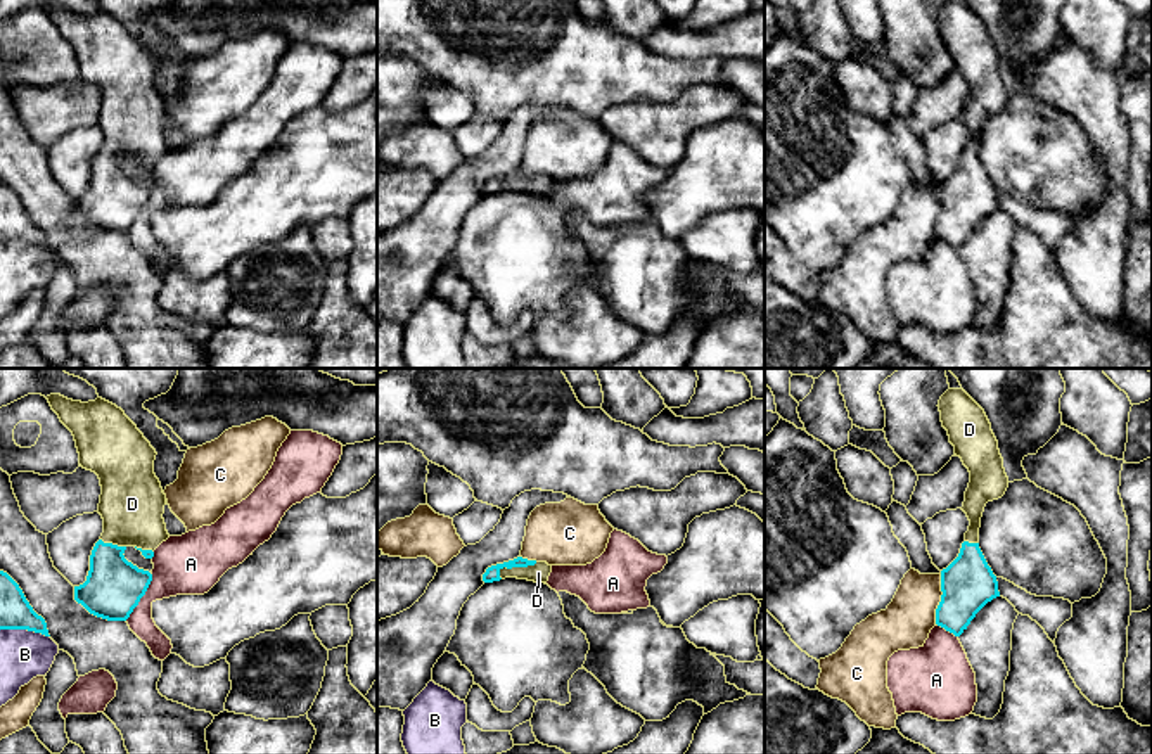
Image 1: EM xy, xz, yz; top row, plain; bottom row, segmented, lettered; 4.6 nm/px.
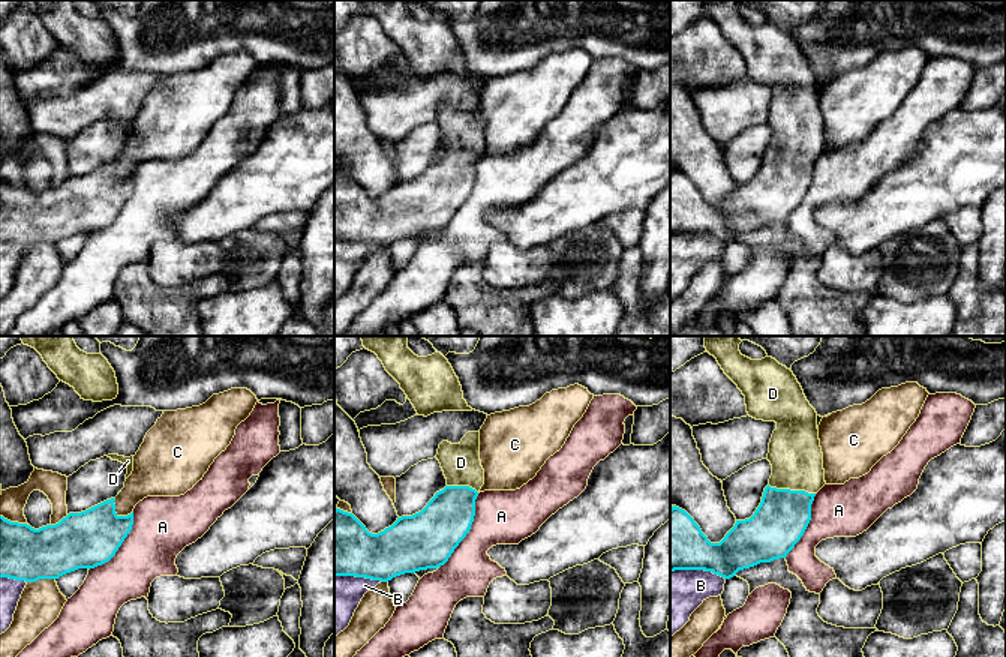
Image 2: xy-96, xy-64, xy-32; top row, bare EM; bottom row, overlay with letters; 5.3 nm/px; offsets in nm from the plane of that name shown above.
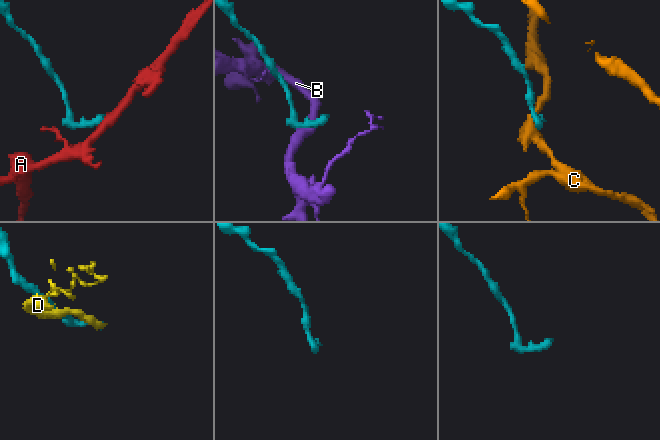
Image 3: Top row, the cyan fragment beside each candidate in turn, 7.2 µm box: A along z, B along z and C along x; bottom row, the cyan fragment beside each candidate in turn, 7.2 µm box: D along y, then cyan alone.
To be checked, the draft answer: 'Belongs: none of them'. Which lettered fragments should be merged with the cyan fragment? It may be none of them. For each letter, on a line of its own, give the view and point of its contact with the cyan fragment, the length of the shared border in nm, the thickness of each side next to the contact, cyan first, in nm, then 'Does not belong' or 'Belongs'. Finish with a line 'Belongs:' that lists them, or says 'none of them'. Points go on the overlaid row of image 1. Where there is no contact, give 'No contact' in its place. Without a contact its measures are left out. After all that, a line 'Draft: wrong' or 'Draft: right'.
A: Touches cyan at xy (142, 595). Shared border 260 nm. Thickness 260 nm (cyan) against 280 nm. Does not belong
B: Touches cyan at xy (25, 628). Shared border 240 nm. Thickness 150 nm (cyan) against 220 nm. Does not belong
C: Touches cyan at yz (941, 599). Shared border 240 nm. Thickness 240 nm (cyan) against 240 nm. Does not belong
D: Touches cyan at xz (516, 566). Shared border 200 nm. Thickness 70 nm (cyan) against 90 nm. Belongs
Belongs: D
Draft: wrong

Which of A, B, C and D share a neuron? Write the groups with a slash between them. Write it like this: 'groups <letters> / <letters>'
groups A / B / C / D

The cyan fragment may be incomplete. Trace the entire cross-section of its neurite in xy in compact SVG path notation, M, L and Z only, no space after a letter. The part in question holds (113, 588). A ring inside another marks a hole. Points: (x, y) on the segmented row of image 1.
M50 394L47 399L73 432L80 465L95 472L102 486L99 514L104 519L104 533L92 550L86 581L74 586L74 600L97 617L126 621L145 595L152 574L128 562L125 550L135 546L145 559L152 559L154 550L170 538L163 519L166 495L154 474L157 453L125 412L102 398L81 403Z

